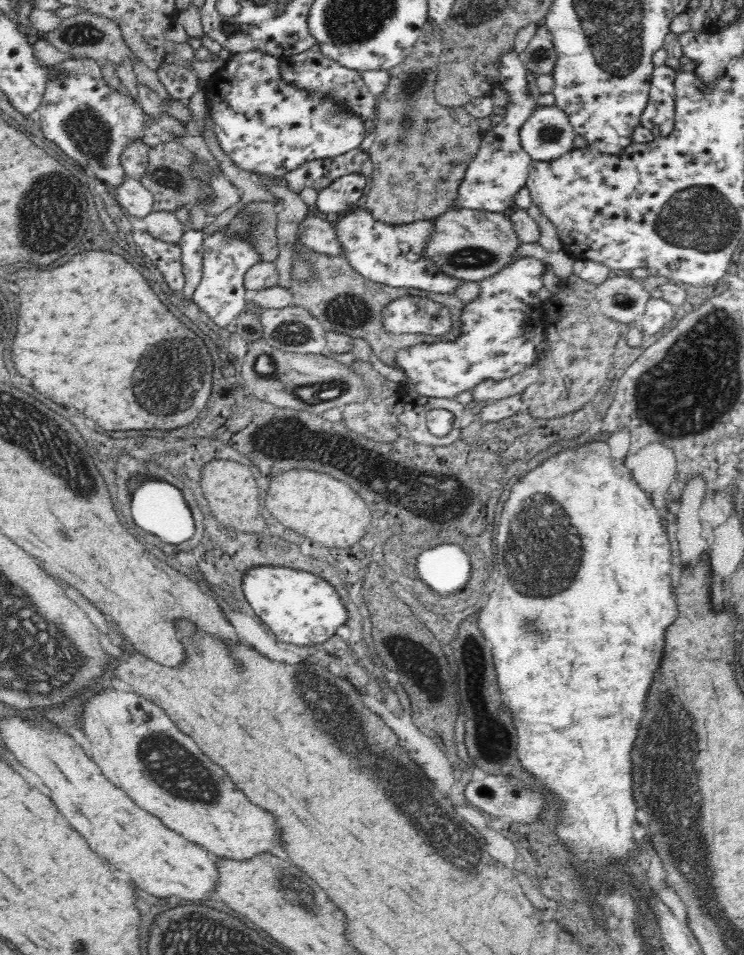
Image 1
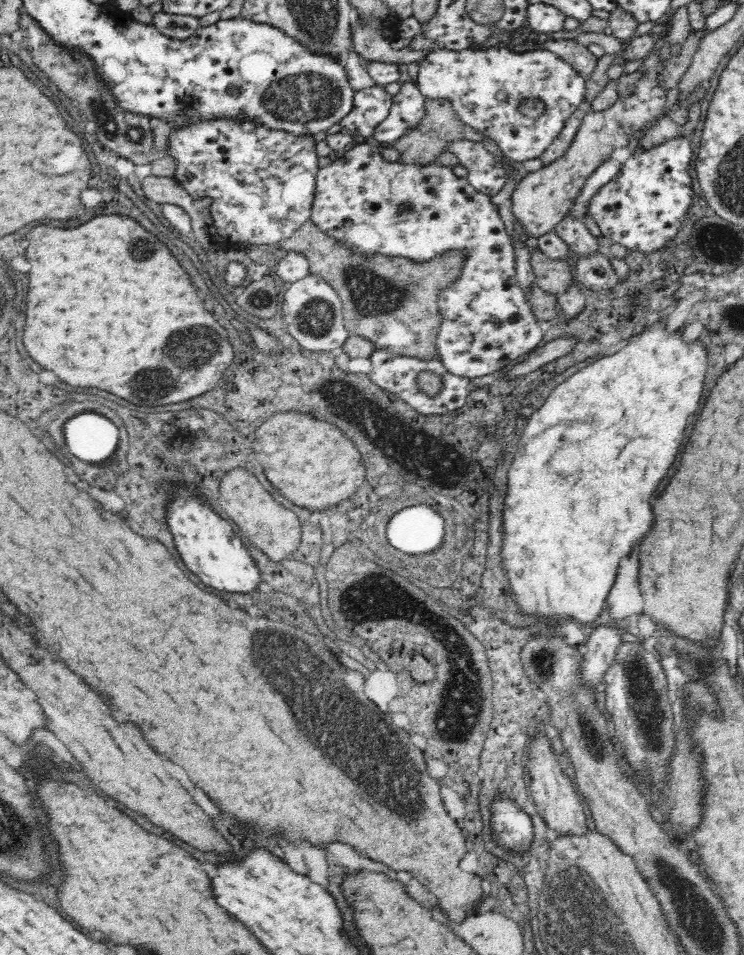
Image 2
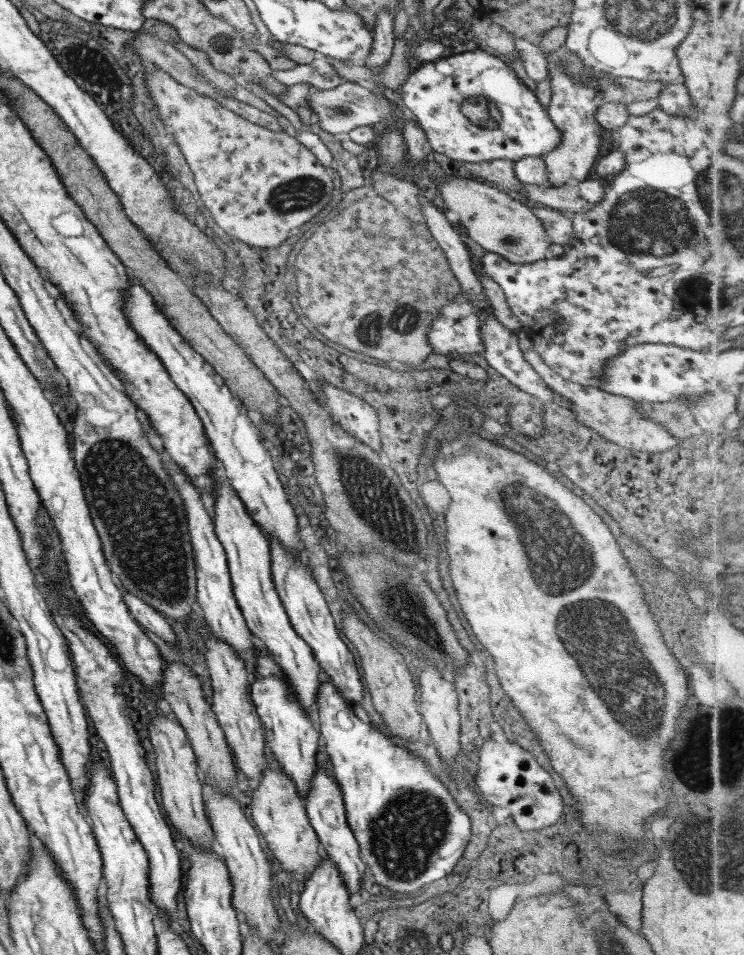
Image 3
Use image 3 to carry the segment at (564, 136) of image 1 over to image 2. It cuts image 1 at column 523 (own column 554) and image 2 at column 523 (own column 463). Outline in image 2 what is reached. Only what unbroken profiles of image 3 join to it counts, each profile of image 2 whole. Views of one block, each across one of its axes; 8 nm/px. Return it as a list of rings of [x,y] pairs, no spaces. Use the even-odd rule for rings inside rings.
[[[488,48],[454,52],[436,49],[418,63],[416,84],[420,92],[431,99],[450,99],[454,111],[462,122],[478,129],[484,138],[498,144],[504,158],[524,162],[540,158],[564,128],[566,120],[583,107],[586,78],[562,57],[550,49],[529,50],[516,53],[509,48]]]

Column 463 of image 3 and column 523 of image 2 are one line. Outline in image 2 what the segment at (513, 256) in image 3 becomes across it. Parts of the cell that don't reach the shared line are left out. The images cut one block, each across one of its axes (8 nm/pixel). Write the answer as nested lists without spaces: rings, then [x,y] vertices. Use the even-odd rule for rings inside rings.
[[[661,43],[646,54],[646,62],[640,70],[649,68],[649,71],[637,82],[635,93],[631,97],[627,99],[619,97],[619,102],[612,109],[603,112],[594,111],[584,98],[582,108],[585,109],[585,115],[568,152],[554,164],[543,166],[538,172],[530,172],[517,182],[511,195],[510,210],[520,233],[540,239],[548,232],[553,232],[560,224],[560,220],[567,216],[567,212],[573,206],[573,200],[581,191],[585,178],[594,167],[609,157],[616,148],[626,147],[636,130],[648,125],[664,110],[666,90],[657,83],[657,74],[661,71],[661,65],[657,63],[660,48]]]

